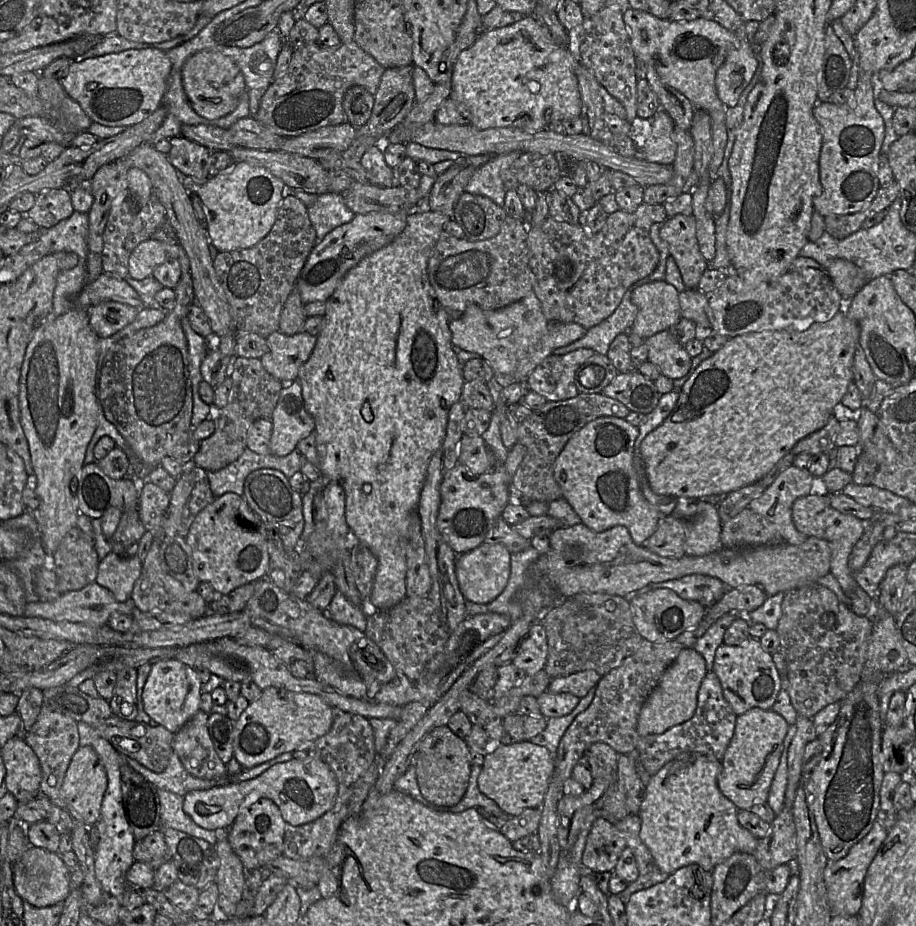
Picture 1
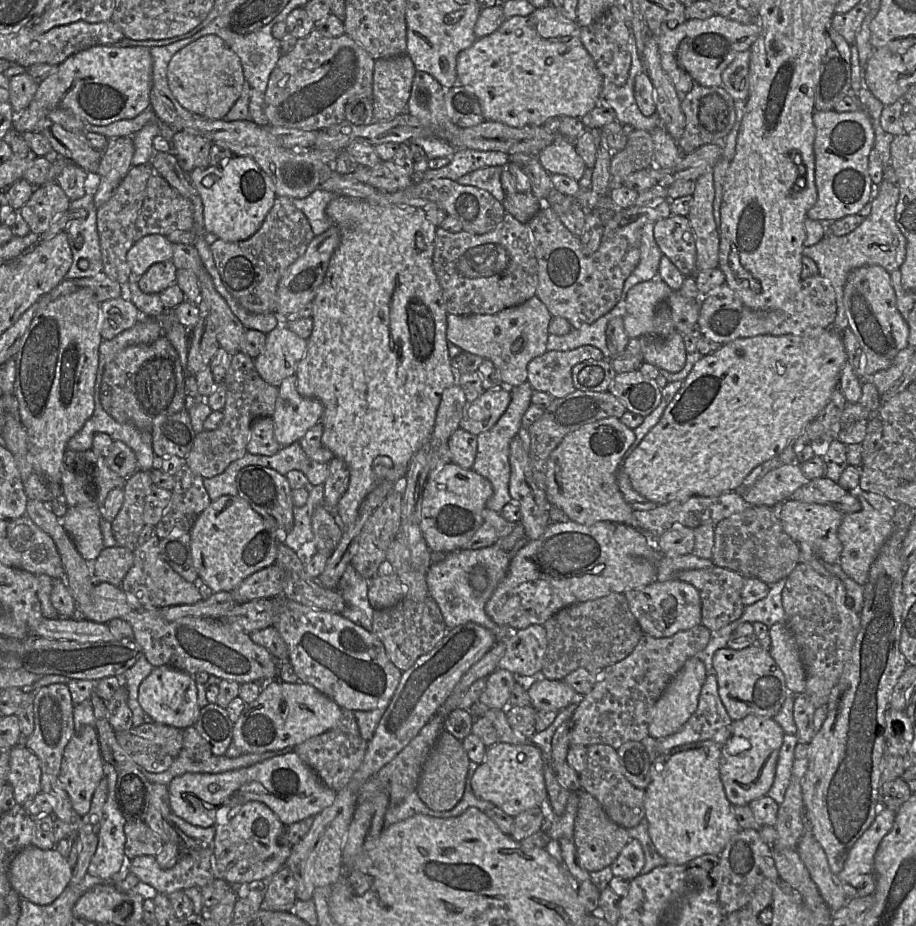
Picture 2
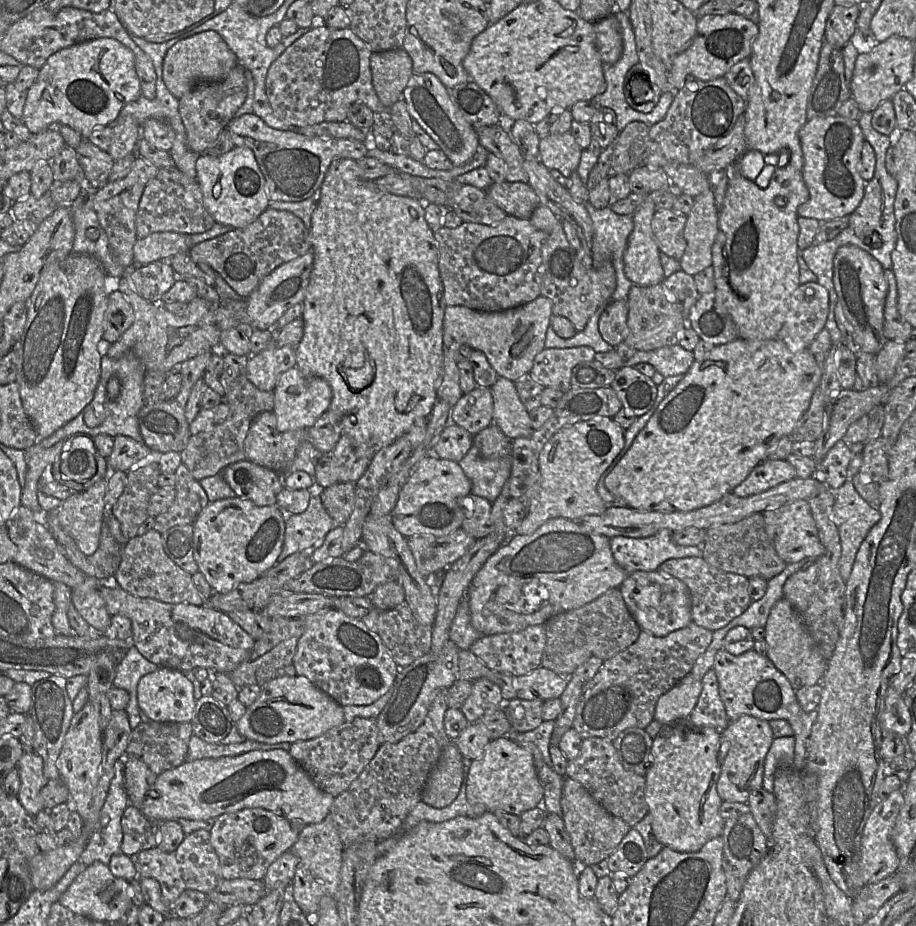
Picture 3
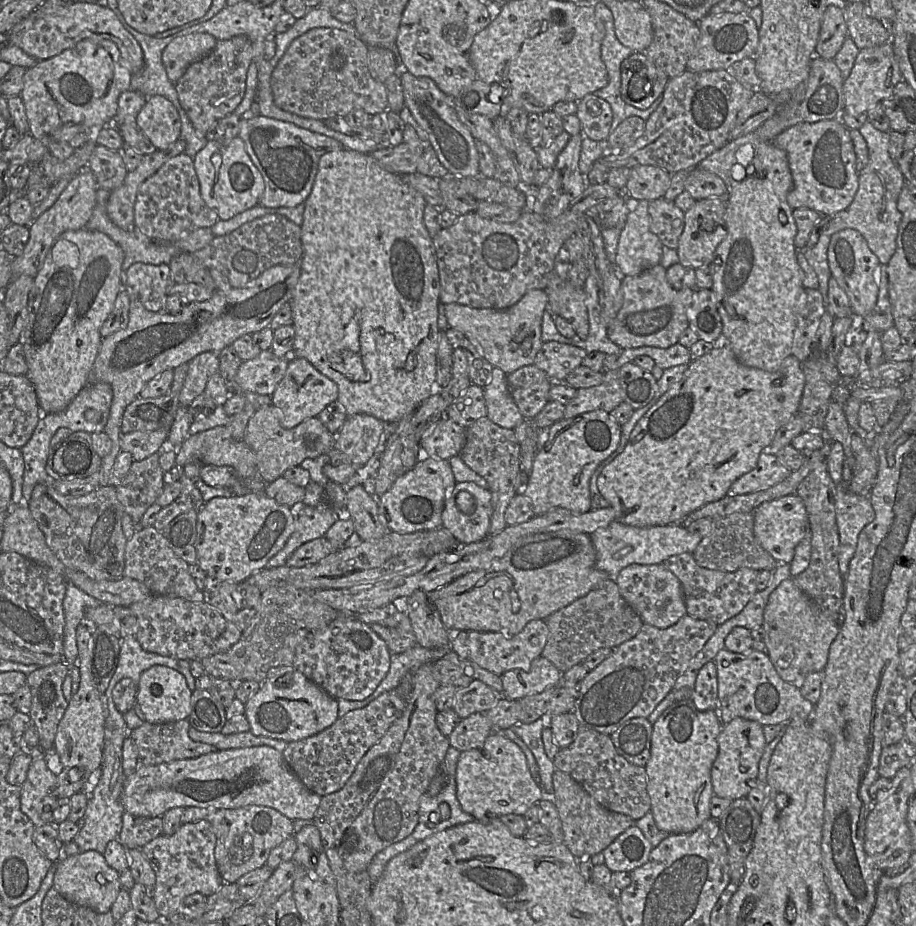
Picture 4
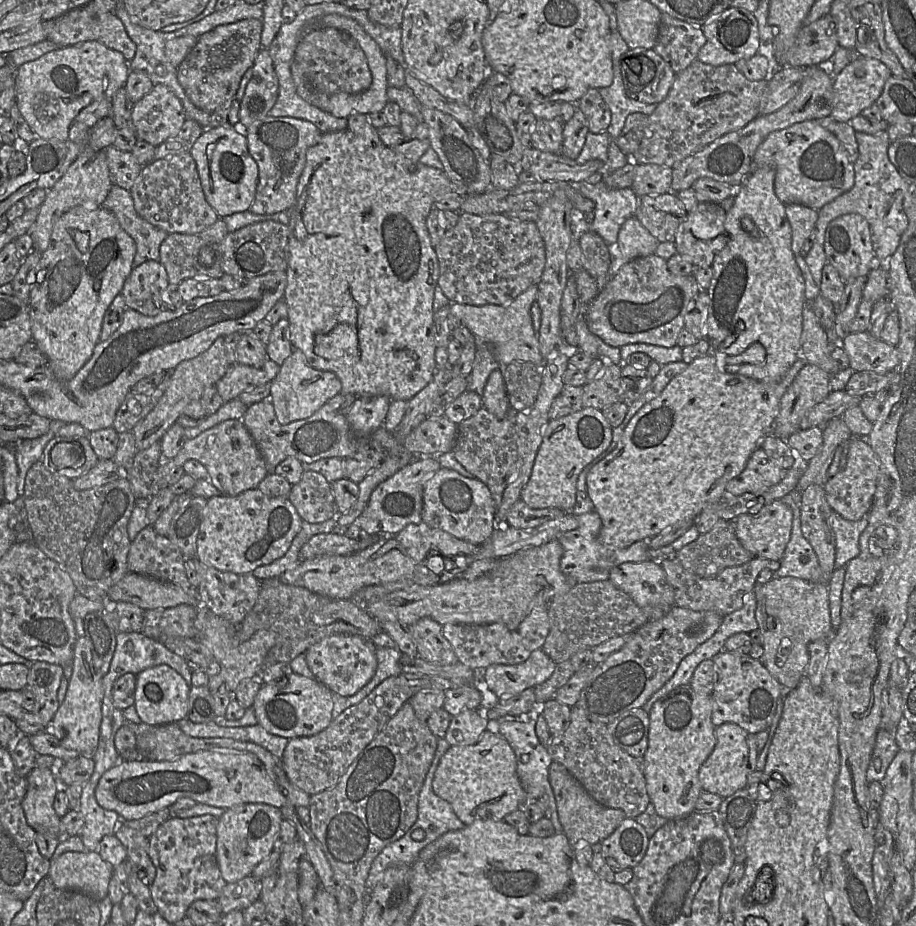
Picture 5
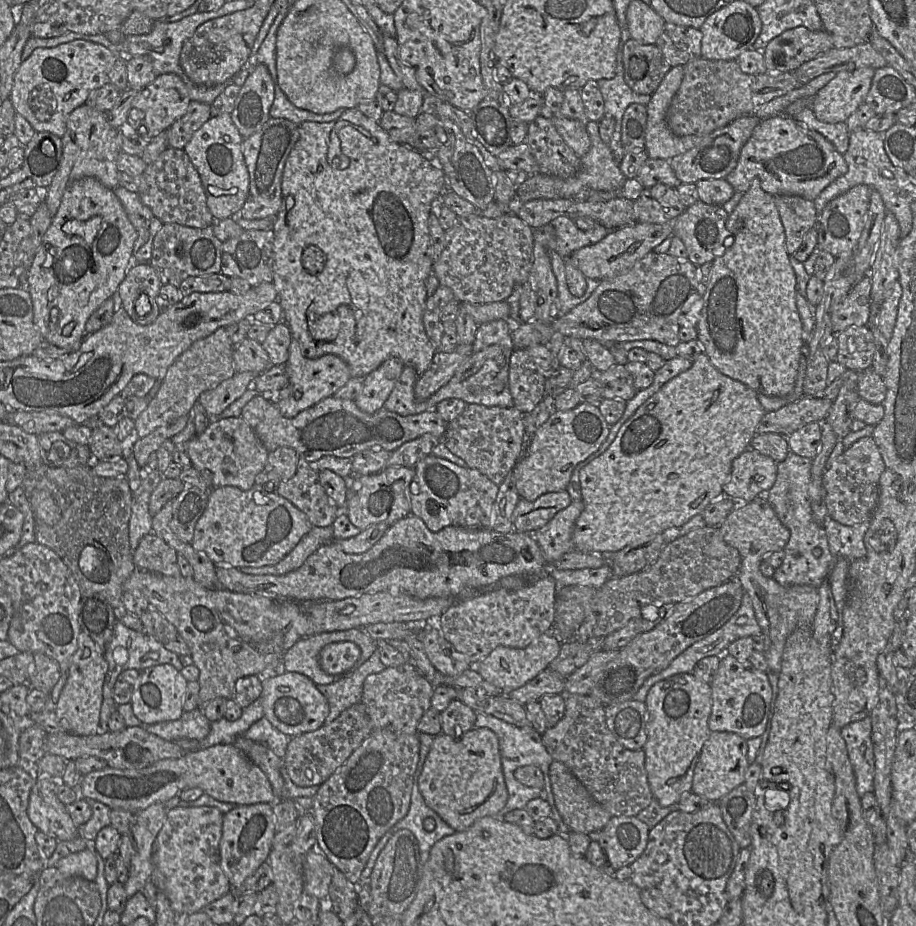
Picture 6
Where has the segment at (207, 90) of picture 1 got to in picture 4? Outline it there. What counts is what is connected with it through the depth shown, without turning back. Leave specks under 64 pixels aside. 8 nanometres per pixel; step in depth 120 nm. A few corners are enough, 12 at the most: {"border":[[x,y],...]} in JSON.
{"border":[[208,33],[174,38],[162,53],[176,84],[187,67],[209,54]]}

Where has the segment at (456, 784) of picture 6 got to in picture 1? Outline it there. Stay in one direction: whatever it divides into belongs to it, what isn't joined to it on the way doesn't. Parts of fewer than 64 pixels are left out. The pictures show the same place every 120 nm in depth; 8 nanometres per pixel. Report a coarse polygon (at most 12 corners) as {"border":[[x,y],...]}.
{"border":[[529,740],[485,751],[480,792],[512,817],[541,808],[555,756]]}

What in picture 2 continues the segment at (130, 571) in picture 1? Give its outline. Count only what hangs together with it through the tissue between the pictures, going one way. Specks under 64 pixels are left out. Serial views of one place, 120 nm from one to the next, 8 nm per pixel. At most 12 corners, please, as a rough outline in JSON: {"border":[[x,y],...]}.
{"border":[[104,548],[92,564],[99,582],[121,587],[133,551]]}

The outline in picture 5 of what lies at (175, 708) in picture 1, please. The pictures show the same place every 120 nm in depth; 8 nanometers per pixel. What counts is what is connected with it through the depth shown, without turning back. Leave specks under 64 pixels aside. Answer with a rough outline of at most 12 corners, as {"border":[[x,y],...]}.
{"border":[[161,664],[137,675],[135,709],[152,726],[187,718],[190,686]]}

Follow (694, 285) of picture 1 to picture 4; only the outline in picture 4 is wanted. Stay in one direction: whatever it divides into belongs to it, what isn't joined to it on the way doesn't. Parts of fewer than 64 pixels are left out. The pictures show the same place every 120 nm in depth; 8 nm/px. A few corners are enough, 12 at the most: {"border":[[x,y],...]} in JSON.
{"border":[[662,197],[649,202],[650,230],[676,250],[684,212]]}

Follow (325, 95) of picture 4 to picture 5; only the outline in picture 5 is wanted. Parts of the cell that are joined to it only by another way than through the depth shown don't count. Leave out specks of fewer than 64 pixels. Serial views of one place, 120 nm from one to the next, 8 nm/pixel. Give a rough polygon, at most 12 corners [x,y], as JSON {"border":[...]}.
{"border":[[335,28],[305,35],[293,64],[320,93],[372,83],[357,41]]}

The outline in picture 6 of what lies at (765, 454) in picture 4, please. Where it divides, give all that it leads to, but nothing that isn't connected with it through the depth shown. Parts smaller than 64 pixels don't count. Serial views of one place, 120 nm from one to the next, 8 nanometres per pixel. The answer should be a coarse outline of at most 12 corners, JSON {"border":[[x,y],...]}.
{"border":[[748,448],[734,459],[723,496],[750,502],[766,495],[777,463]]}

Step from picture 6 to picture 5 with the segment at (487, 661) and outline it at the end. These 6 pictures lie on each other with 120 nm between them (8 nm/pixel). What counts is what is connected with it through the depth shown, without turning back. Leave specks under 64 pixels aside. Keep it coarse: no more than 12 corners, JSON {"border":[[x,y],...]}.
{"border":[[537,649],[478,673],[498,698],[544,683],[556,663]]}

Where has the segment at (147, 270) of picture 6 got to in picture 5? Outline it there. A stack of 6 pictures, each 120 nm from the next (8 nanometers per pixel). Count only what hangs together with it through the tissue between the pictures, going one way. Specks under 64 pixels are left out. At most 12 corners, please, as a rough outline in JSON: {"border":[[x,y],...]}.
{"border":[[159,261],[133,267],[121,295],[145,316],[166,310],[169,284]]}

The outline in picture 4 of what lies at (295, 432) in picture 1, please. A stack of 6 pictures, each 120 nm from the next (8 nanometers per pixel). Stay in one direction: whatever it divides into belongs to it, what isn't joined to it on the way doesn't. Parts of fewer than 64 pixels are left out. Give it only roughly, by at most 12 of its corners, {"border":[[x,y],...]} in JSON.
{"border":[[290,357],[271,395],[282,428],[317,417],[338,386]]}

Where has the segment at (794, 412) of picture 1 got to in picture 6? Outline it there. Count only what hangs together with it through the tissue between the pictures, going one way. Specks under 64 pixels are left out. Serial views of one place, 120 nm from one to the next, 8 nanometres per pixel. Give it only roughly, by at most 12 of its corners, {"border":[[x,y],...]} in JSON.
{"border":[[702,352],[579,474],[575,551],[723,494],[766,411]]}

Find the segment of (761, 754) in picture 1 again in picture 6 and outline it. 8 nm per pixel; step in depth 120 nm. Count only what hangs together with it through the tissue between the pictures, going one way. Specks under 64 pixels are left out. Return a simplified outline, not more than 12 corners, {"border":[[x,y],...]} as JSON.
{"border":[[711,732],[691,792],[718,803],[745,782],[747,740]]}

